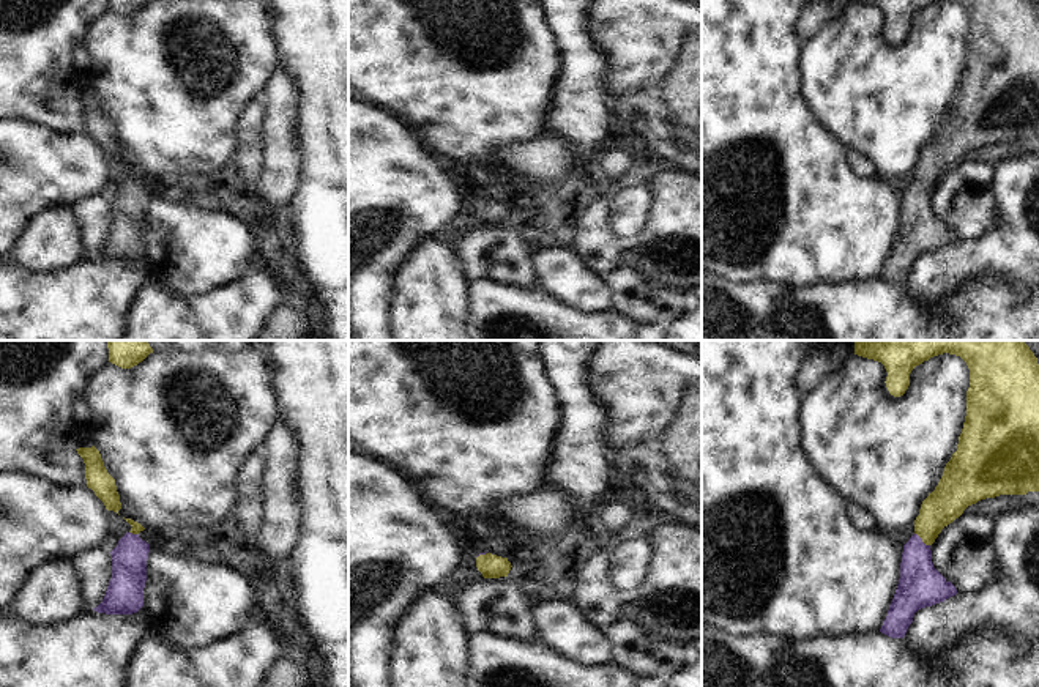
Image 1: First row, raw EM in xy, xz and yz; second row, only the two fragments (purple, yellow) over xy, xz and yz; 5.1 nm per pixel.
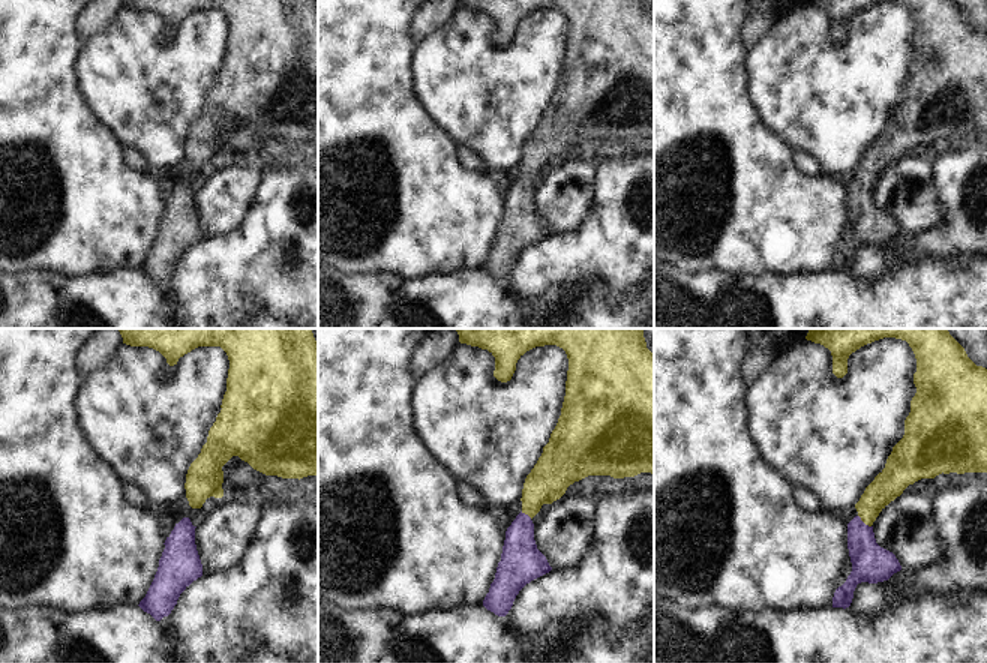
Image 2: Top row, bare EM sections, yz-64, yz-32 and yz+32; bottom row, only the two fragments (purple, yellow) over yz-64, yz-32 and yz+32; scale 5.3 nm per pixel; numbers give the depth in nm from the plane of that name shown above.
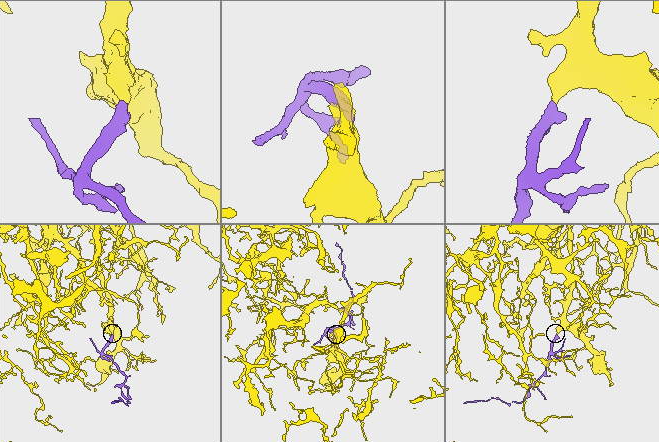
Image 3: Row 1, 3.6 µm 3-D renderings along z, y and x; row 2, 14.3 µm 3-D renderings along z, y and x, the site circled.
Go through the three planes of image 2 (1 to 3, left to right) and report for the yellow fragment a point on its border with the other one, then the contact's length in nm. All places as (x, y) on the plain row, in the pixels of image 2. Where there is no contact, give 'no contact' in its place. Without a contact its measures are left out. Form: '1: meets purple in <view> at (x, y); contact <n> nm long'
1: no contact
2: meets purple in yz-32 at (527, 179); contact 70 nm long
3: meets purple in yz+32 at (863, 186); contact 100 nm long

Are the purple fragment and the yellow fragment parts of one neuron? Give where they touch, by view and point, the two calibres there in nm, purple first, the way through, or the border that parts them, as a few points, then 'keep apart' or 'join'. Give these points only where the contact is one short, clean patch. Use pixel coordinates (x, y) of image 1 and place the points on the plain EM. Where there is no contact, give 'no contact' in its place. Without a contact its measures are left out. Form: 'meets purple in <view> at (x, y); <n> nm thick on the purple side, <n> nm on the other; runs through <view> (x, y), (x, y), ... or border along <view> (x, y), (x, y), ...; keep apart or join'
meets purple in yz at (921, 186); 220 nm thick on the purple side, 190 nm on the other; runs through yz (921, 232), (921, 186), (932, 164), (948, 148); join

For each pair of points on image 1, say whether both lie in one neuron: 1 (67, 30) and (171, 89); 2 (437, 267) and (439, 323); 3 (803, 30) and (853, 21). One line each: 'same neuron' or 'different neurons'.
1: different neurons
2: same neuron
3: different neurons

